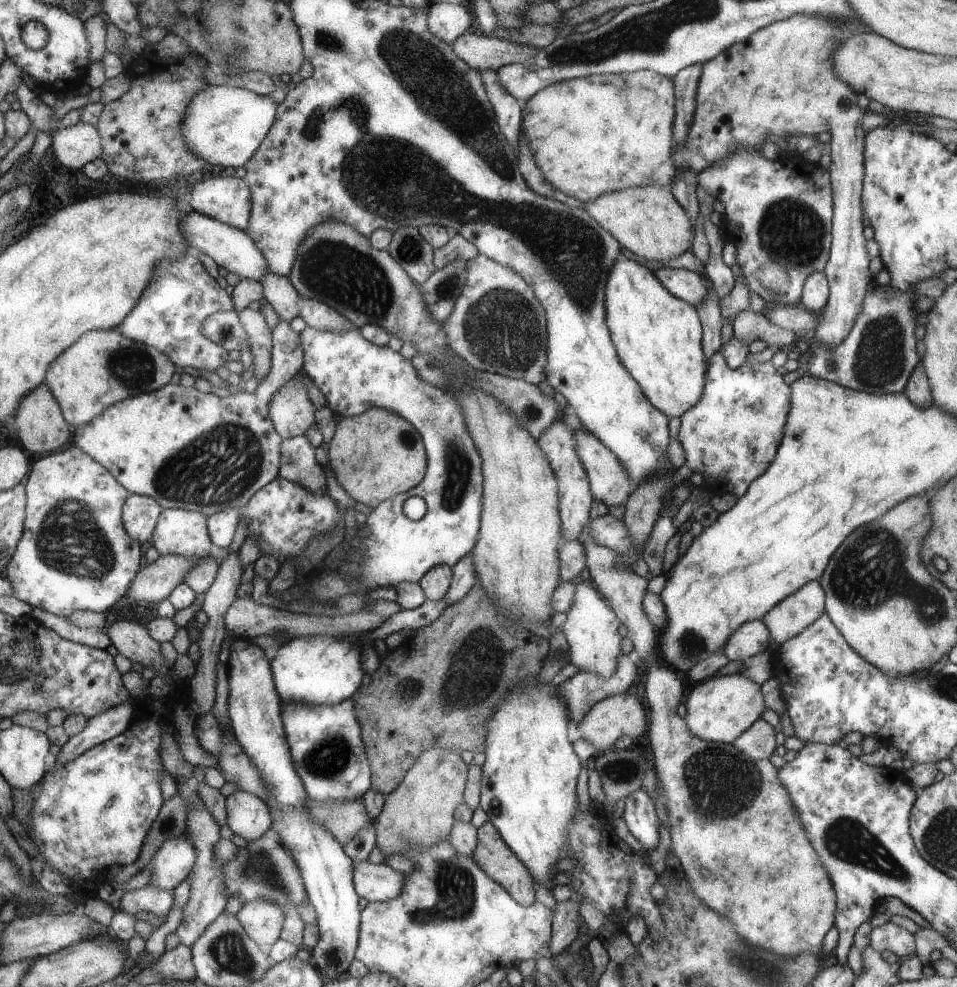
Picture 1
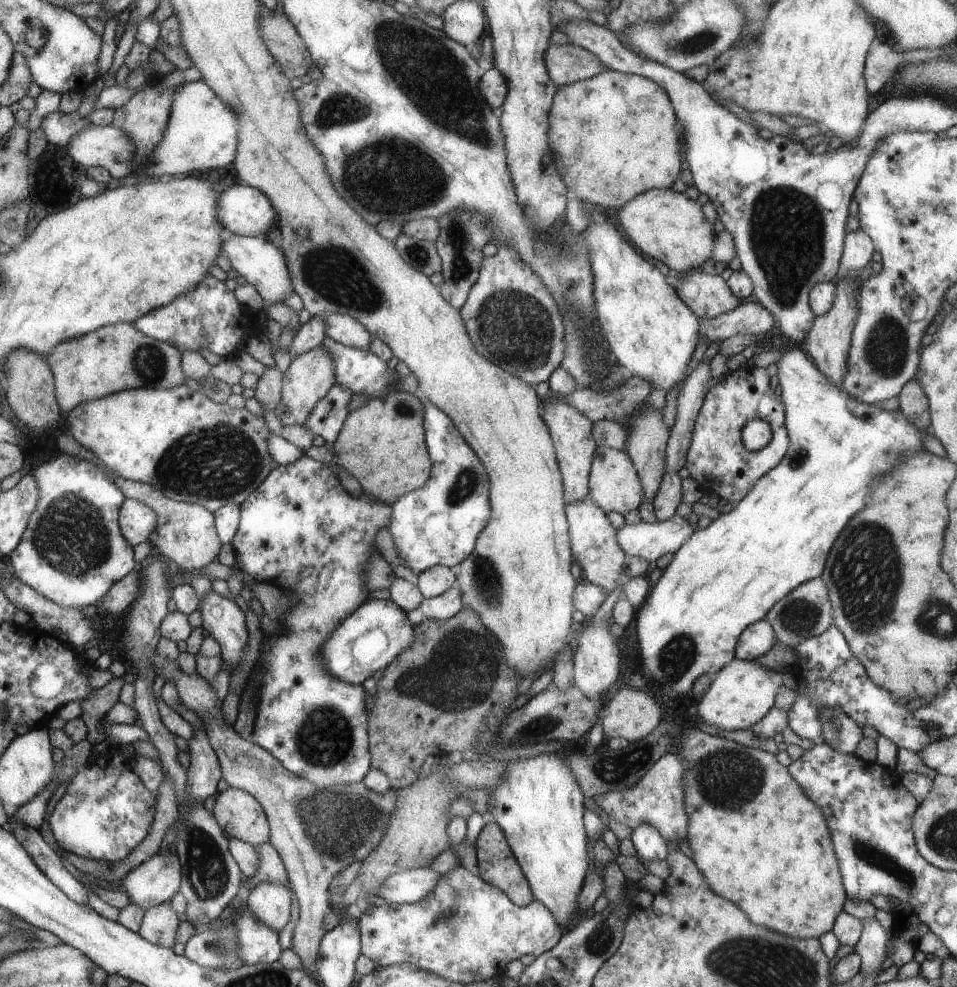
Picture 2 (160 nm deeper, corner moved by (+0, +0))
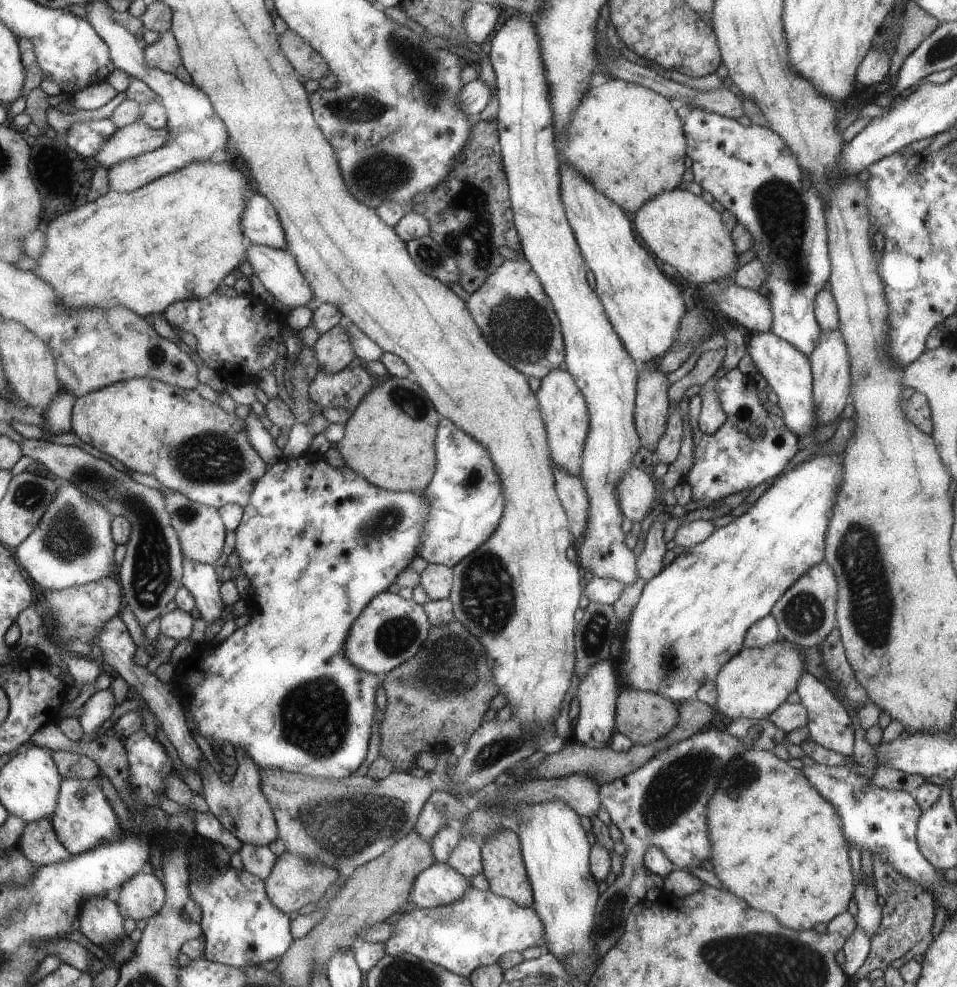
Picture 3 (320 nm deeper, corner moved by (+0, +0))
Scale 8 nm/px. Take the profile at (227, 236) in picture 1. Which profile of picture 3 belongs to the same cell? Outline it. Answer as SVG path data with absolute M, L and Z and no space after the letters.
M248 243L247 262L275 300L292 309L308 307L313 290L292 253Z

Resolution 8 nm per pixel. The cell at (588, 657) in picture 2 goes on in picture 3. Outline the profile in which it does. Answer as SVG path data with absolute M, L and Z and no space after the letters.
M598 662L588 674L580 680L576 687L576 696L579 700L579 715L572 724L571 739L595 749L604 748L609 744L615 730L615 712L618 688L618 678L610 662Z

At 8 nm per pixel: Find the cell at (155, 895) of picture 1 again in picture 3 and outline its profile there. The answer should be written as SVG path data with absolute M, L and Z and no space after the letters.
M50 819L28 823L18 842L18 850L32 865L66 860L71 855L57 839Z

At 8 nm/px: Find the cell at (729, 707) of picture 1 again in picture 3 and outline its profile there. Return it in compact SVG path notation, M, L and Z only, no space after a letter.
M782 634L777 641L763 647L744 648L719 672L715 680L717 701L715 707L724 716L736 719L763 719L780 707L797 690L800 680L808 672L805 654L799 646L786 640Z

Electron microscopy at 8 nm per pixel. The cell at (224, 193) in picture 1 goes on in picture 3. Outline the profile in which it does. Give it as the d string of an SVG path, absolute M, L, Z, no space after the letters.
M259 192L253 193L248 199L241 223L250 244L289 250L289 242L275 205Z

